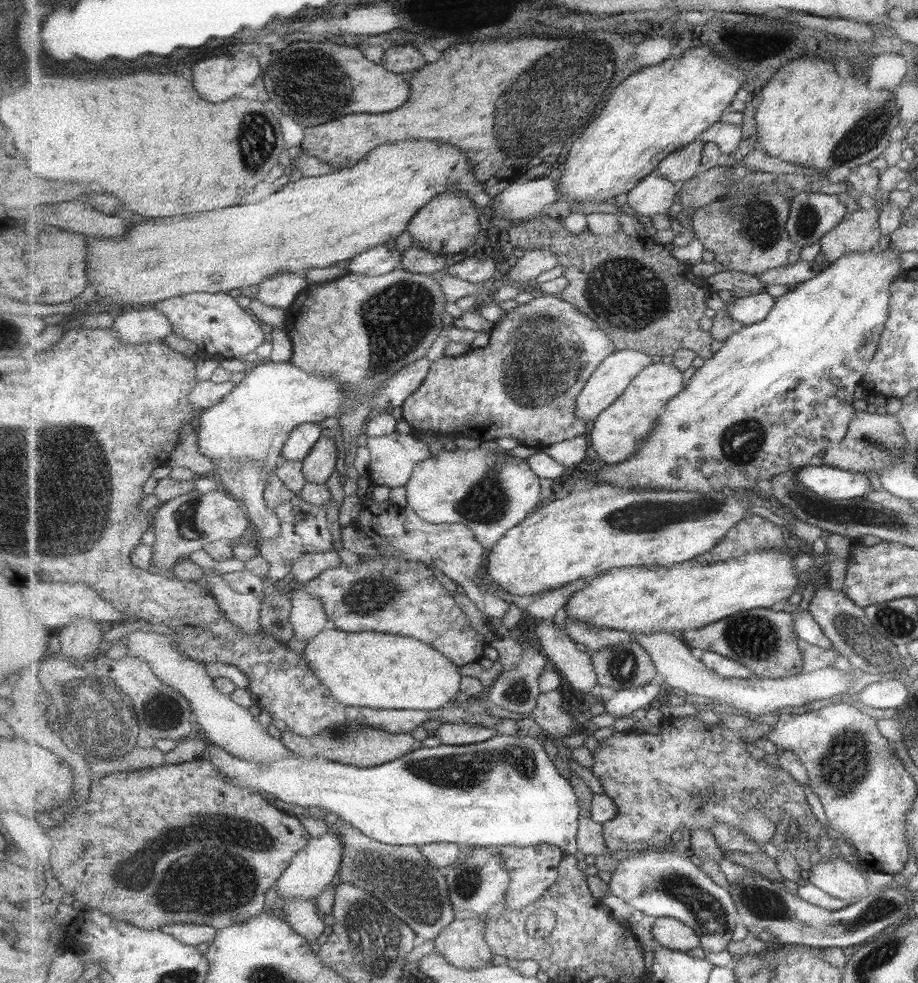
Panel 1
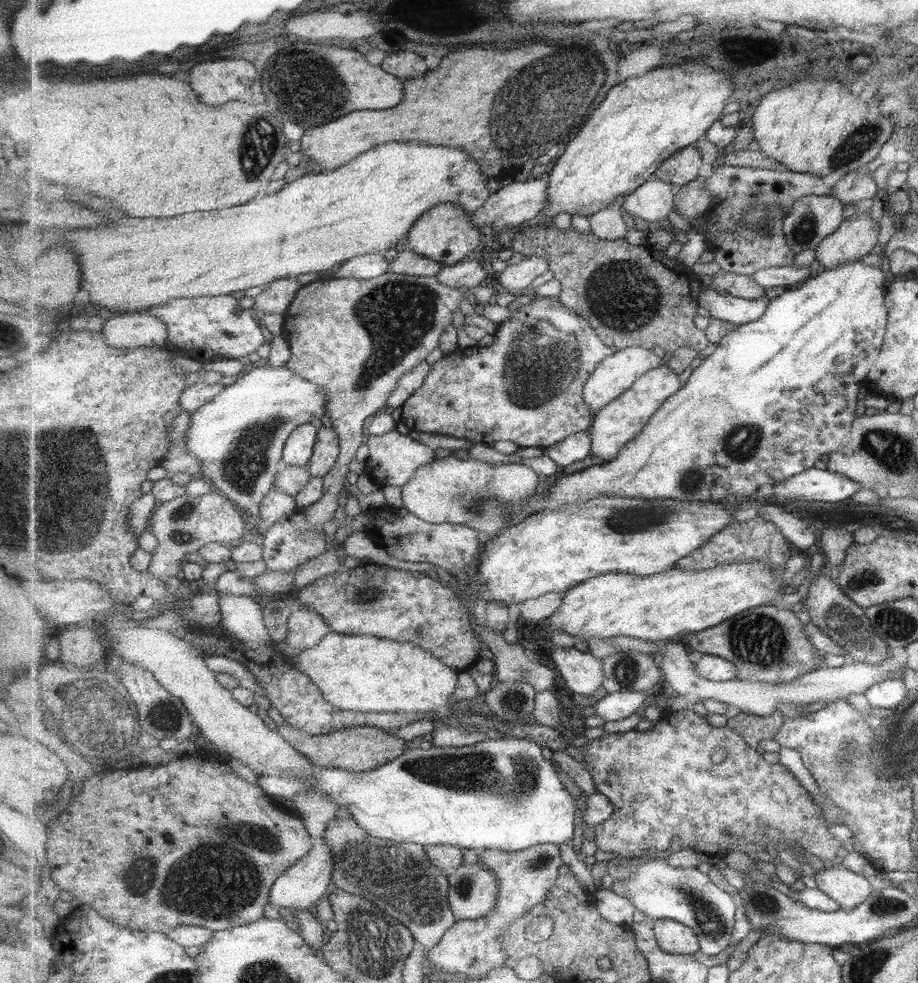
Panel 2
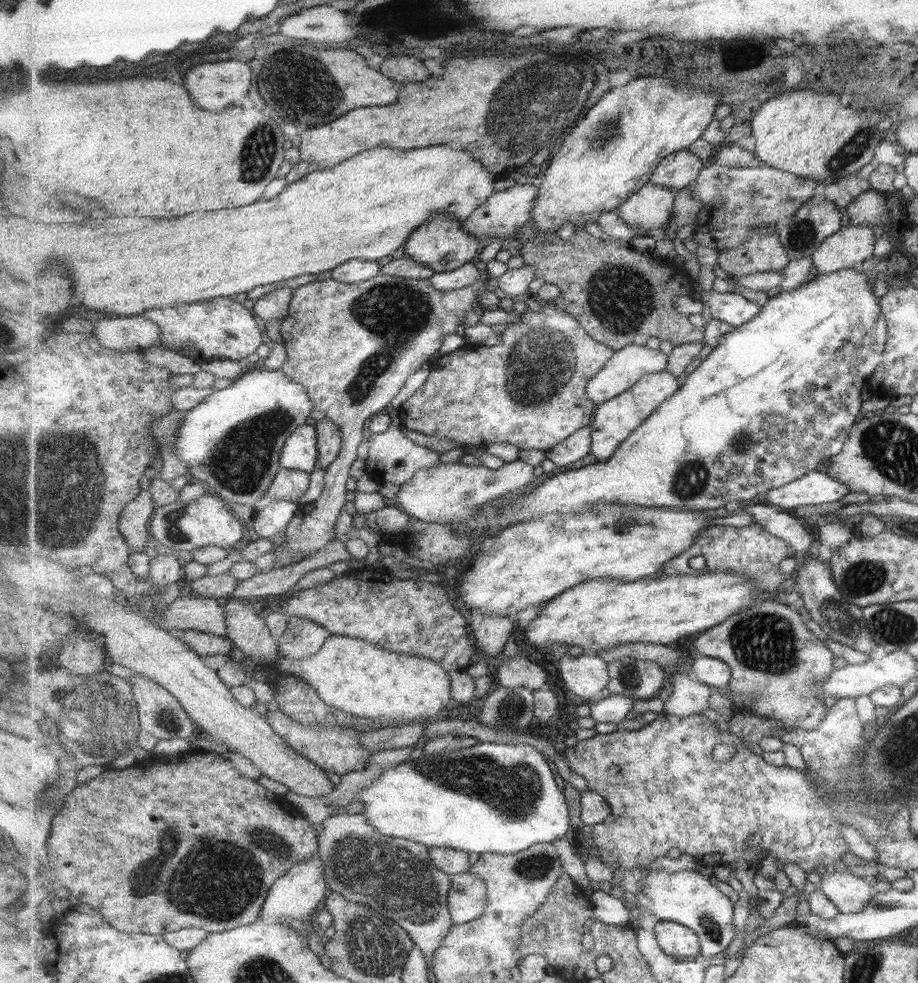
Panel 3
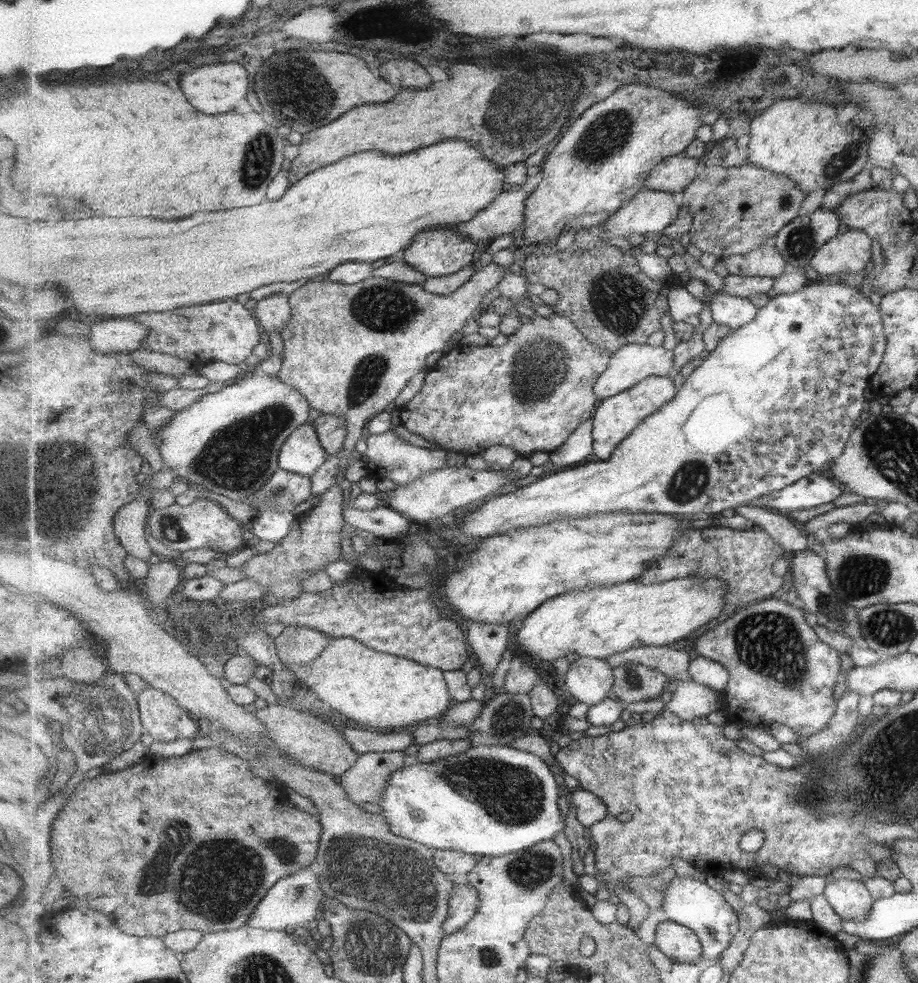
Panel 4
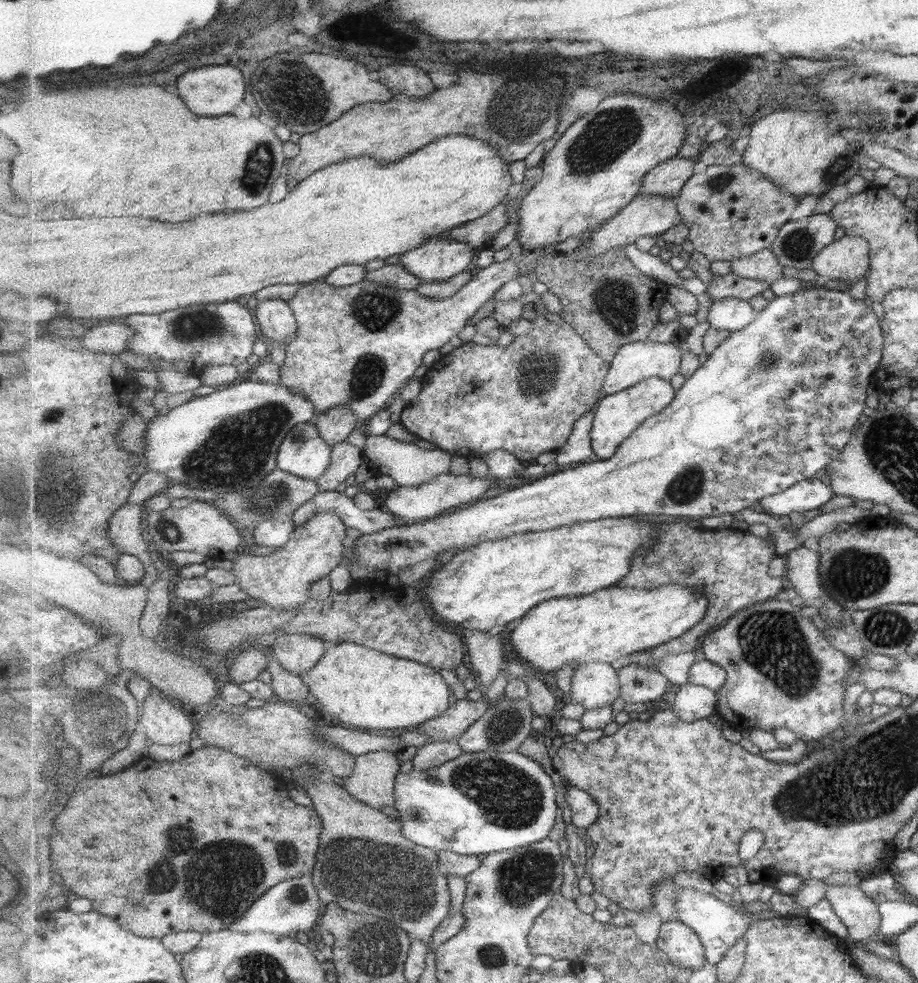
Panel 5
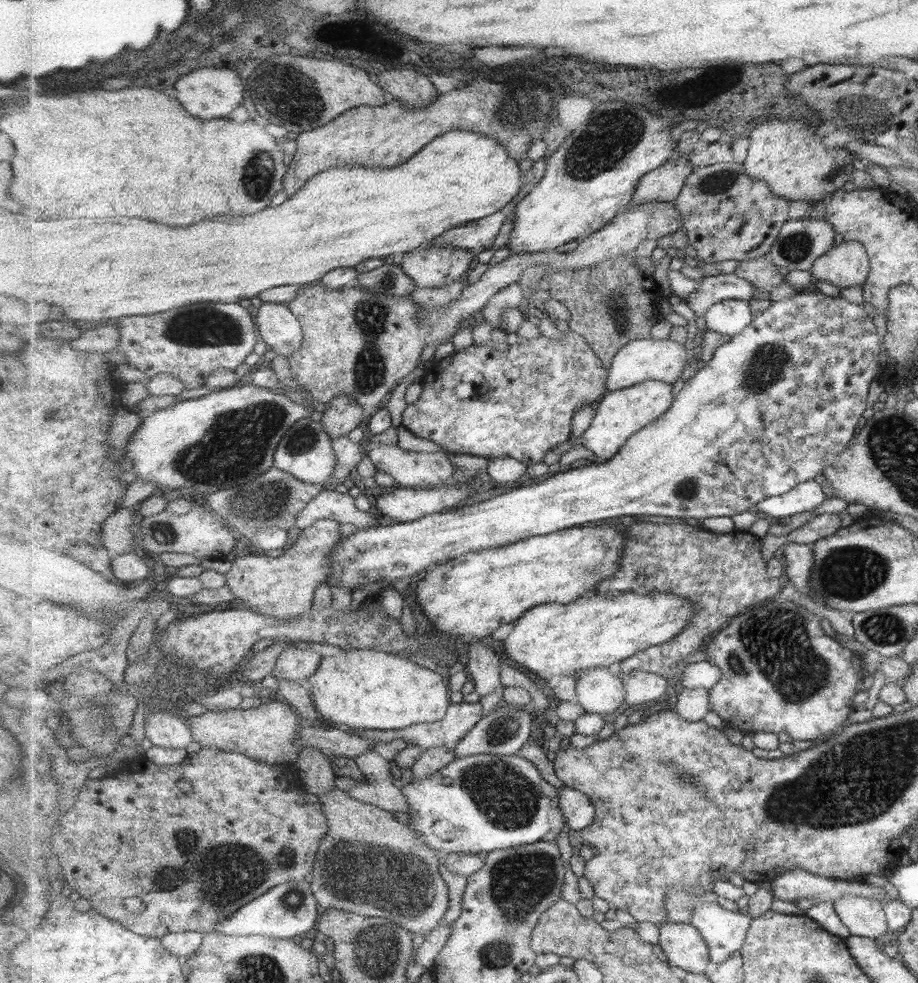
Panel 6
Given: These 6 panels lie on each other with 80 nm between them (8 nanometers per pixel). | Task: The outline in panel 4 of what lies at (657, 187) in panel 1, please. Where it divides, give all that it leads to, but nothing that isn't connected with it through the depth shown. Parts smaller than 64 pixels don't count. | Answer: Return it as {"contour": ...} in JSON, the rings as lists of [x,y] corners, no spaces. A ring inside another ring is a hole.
{"contour":[[[645,188],[606,222],[604,238],[619,236],[627,239],[631,234],[655,237],[679,219],[680,206],[675,194]]]}

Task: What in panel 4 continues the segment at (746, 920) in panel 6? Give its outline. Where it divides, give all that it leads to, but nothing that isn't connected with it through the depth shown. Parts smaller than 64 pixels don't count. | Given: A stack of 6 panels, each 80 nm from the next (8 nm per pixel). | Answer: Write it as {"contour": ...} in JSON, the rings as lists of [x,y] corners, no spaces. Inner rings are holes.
{"contour":[[[674,877],[666,889],[664,902],[661,906],[669,921],[678,922],[691,928],[700,938],[704,950],[706,963],[717,963],[723,952],[730,948],[730,944],[740,931],[740,918],[735,901],[721,895],[707,883],[688,877]]]}

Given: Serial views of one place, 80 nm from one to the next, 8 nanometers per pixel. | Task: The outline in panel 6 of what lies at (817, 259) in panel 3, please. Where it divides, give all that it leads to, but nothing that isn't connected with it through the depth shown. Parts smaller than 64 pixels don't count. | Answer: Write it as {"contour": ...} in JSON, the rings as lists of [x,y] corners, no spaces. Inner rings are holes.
{"contour":[[[843,241],[815,262],[810,274],[839,289],[862,286],[869,274],[869,258],[858,242]]]}

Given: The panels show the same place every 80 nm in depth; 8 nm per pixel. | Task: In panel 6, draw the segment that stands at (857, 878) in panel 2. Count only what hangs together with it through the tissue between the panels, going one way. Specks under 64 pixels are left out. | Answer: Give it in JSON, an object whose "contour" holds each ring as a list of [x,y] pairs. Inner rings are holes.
{"contour":[[[844,894],[834,900],[832,905],[851,936],[874,939],[881,934],[887,934],[885,916],[881,912],[881,902],[878,900]]]}

